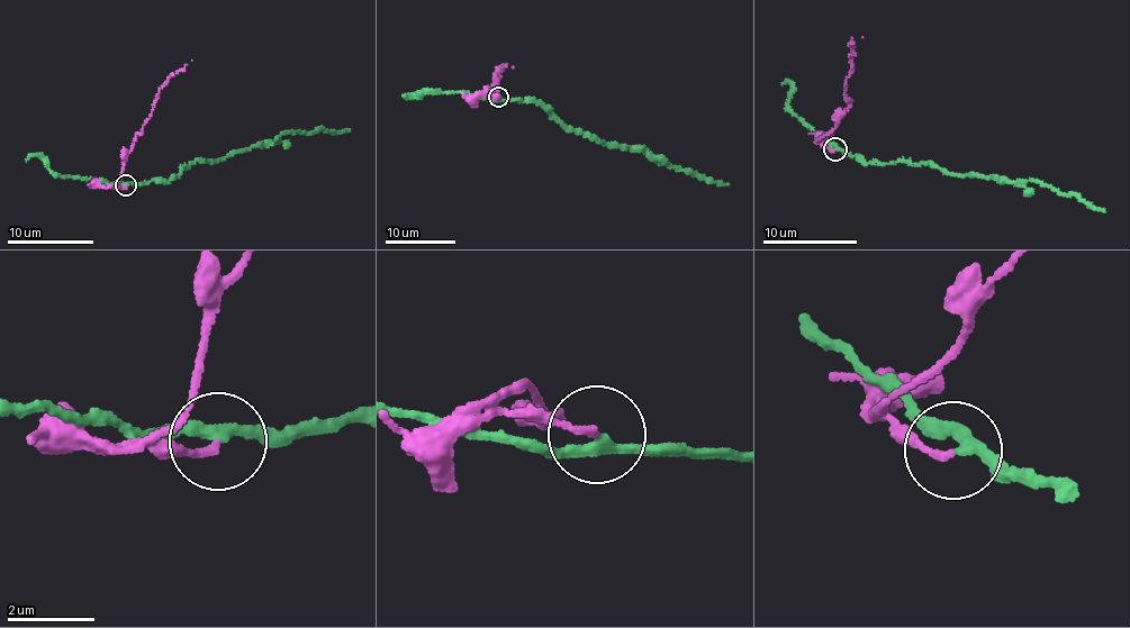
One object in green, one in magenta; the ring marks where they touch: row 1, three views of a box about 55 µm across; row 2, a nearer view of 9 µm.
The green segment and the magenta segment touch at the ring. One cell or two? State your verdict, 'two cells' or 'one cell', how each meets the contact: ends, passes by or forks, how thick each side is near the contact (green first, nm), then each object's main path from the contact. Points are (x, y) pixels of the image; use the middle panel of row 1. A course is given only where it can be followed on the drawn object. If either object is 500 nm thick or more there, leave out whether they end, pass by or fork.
two cells | green passes by | magenta ends | 240/150 nm | green via (498, 97), (540, 101), (567, 128), (578, 129), (603, 143), (642, 148), (657, 161), (728, 185) | magenta via (498, 97), (484, 92), (487, 89), (494, 96), (494, 79), (505, 64), (512, 67)

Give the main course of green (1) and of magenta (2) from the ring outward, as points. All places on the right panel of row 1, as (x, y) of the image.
1: (833, 149), (868, 164), (923, 164), (1002, 182), (1031, 181), (1048, 184), (1105, 211)
2: (833, 149), (820, 142), (821, 137), (835, 127), (835, 120), (848, 107), (844, 83), (851, 39), (862, 37)

